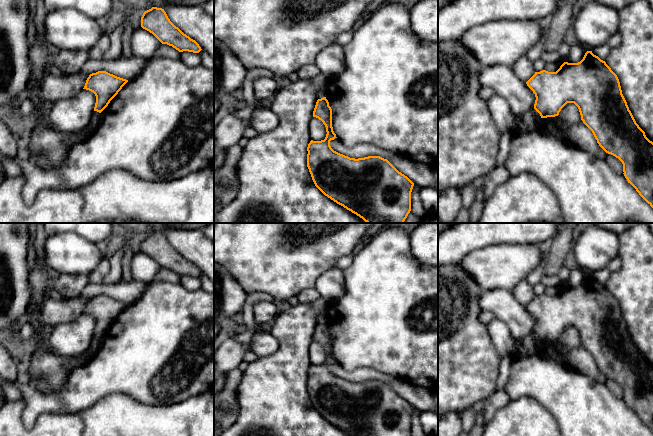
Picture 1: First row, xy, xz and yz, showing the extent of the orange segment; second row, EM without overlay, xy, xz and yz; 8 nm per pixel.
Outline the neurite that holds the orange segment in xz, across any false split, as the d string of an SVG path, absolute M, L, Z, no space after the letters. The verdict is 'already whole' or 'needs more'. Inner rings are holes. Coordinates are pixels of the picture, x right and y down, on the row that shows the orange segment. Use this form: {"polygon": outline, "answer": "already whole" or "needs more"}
{"polygon": "M326 97L317 100L313 117L323 122L327 132L324 140L311 140L307 147L307 167L315 186L366 223L404 223L411 211L414 183L380 156L355 159L334 151L330 141L337 137L332 127L332 109Z", "answer": "already whole"}

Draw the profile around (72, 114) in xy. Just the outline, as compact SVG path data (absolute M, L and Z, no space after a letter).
M83 89L76 95L57 100L47 116L50 127L56 132L74 133L87 127L94 112L96 96Z

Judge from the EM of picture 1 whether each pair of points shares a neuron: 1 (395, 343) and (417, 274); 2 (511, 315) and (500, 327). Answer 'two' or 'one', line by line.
1: one
2: two

